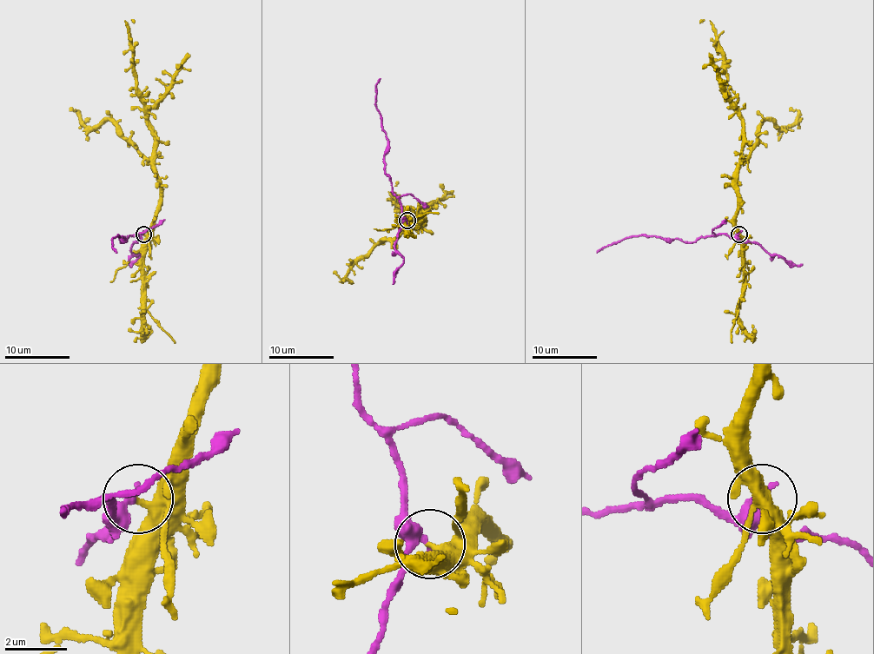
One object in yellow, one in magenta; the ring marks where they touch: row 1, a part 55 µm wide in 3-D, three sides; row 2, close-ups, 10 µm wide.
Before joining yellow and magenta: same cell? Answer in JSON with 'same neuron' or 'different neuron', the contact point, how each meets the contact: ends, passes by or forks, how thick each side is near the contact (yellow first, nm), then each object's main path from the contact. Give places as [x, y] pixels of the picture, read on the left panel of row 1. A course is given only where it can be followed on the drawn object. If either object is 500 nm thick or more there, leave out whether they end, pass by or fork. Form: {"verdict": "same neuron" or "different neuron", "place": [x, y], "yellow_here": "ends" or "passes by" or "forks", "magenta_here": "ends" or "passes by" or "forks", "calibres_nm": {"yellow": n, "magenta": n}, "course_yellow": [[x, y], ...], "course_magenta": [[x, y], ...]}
{"verdict": "different neuron", "place": [143, 234], "yellow_here": "ends", "magenta_here": "ends", "calibres_nm": {"yellow": 420, "magenta": 320}, "course_yellow": [[142, 234], [153, 221], [159, 200], [159, 177], [155, 166], [155, 132], [138, 91], [125, 20], [135, 22]], "course_magenta": [[142, 234], [140, 237], [129, 236], [122, 242], [123, 237], [114, 237], [112, 246], [117, 252]]}

